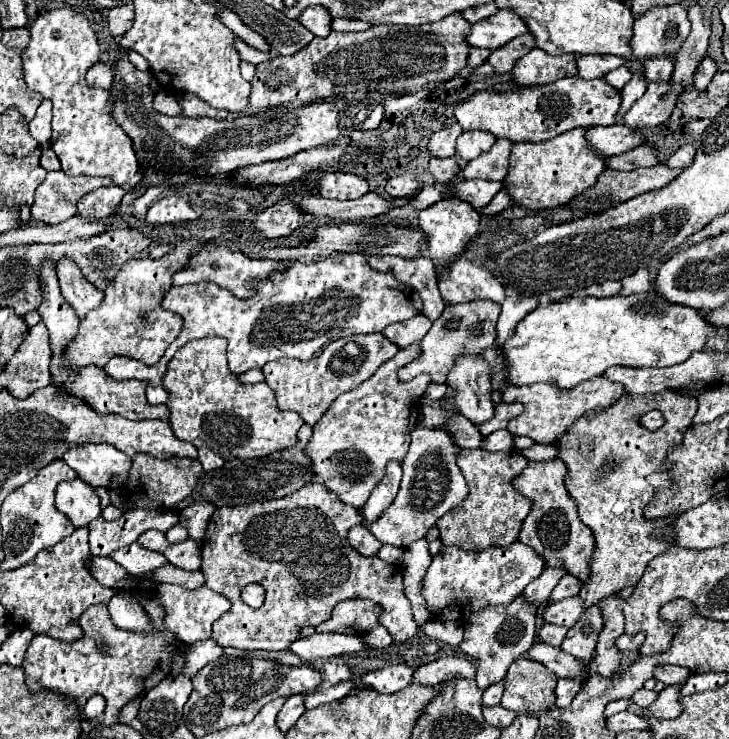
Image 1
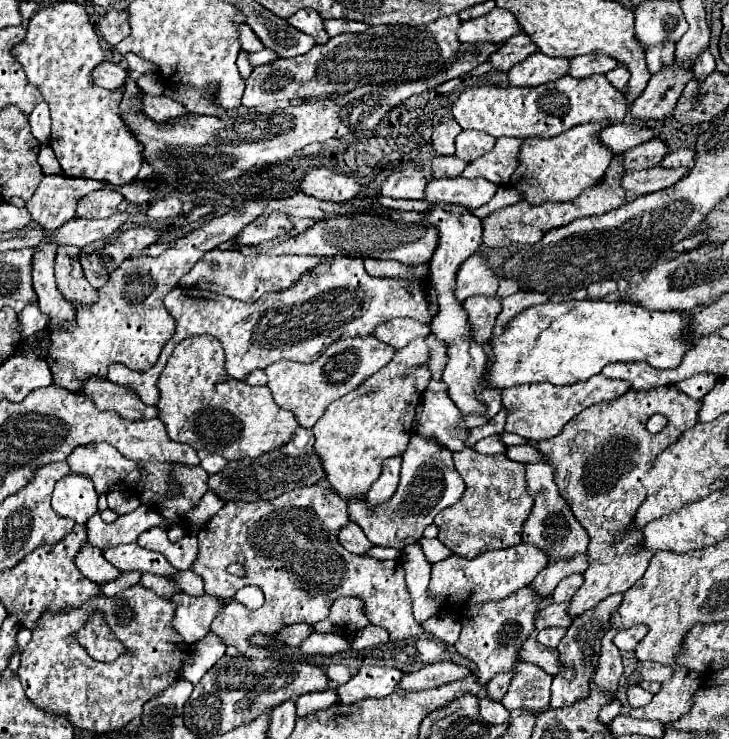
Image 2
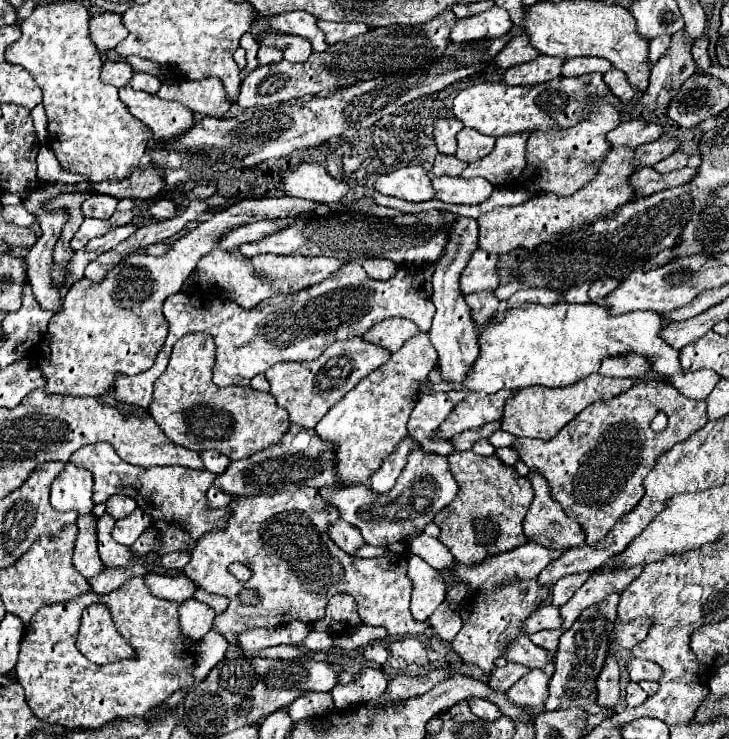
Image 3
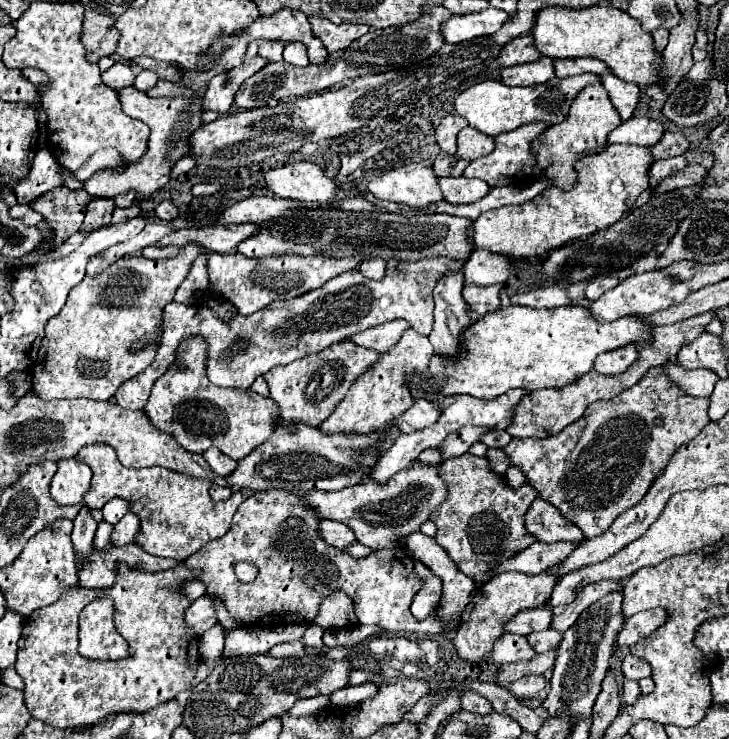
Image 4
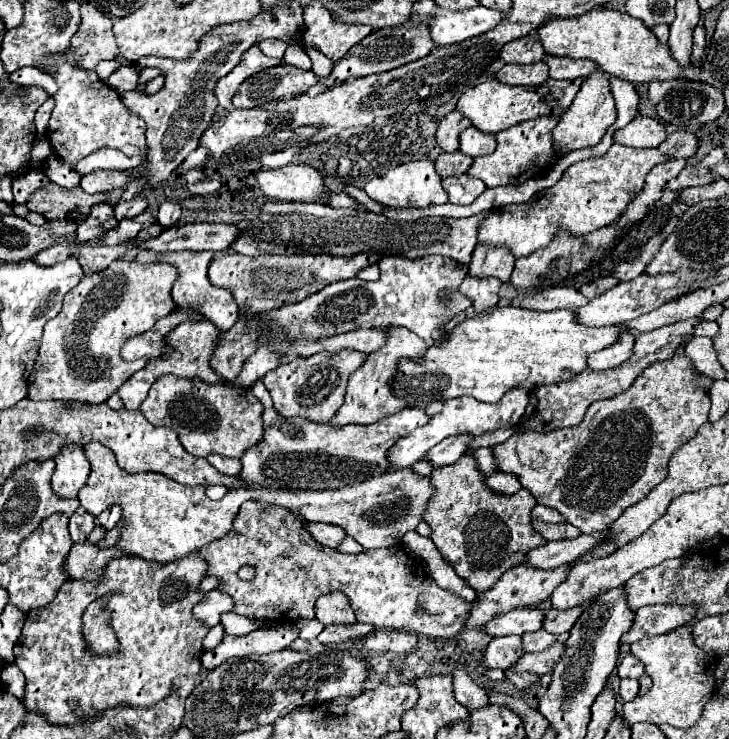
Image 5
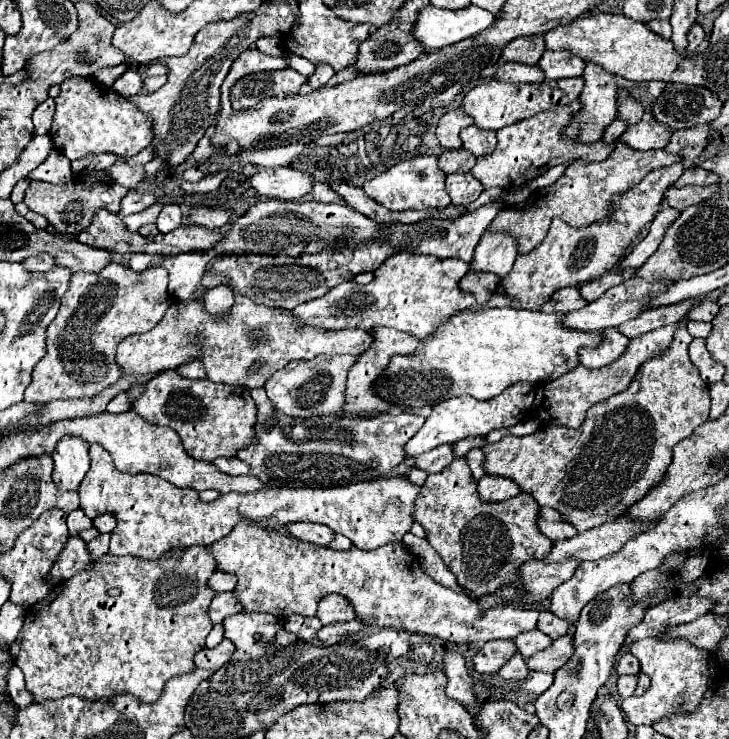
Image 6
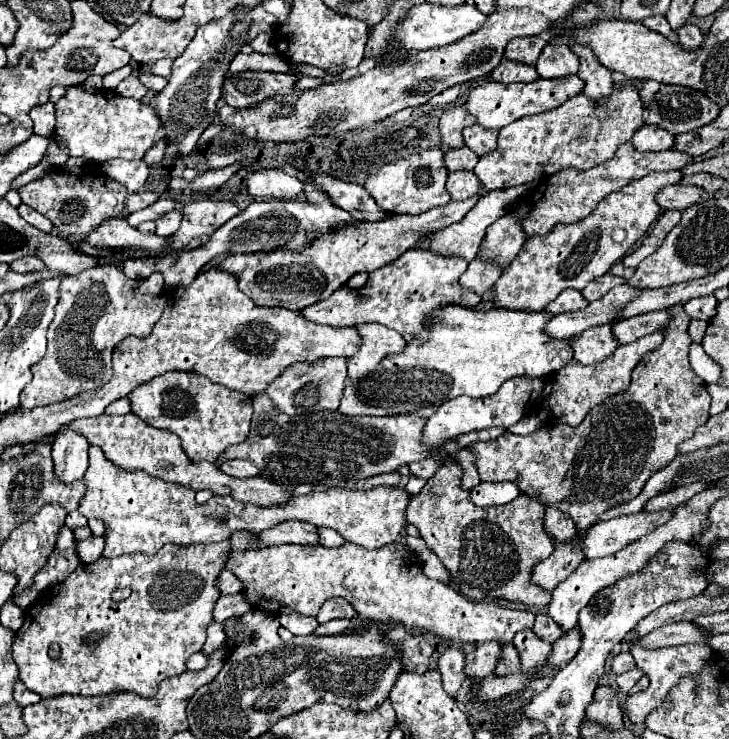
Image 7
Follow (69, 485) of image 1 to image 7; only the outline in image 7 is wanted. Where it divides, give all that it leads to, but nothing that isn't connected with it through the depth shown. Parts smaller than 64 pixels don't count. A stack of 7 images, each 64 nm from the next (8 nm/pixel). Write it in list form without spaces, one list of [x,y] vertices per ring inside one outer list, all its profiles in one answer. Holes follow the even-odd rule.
[[[64,428],[56,434],[52,444],[52,460],[54,460],[54,472],[64,482],[74,482],[84,476],[88,468],[88,440],[72,430]]]

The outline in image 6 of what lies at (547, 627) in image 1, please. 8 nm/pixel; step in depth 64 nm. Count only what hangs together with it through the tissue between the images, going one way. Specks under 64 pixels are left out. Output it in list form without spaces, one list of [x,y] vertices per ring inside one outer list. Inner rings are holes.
[[[532,630],[532,632],[522,632],[520,636],[514,638],[514,644],[518,648],[518,652],[526,658],[530,658],[536,652],[542,652],[544,648],[548,648],[552,644],[552,638],[542,634],[540,630]]]

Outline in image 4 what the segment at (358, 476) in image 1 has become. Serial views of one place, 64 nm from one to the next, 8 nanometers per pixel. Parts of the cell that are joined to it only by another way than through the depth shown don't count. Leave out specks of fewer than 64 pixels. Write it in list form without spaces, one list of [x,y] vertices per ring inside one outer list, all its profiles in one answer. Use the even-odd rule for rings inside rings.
[[[414,330],[404,332],[404,336],[396,342],[396,346],[392,346],[390,352],[380,354],[380,360],[376,362],[376,366],[368,368],[368,372],[362,372],[352,382],[352,388],[348,390],[346,398],[336,406],[332,416],[324,424],[320,424],[320,430],[326,434],[350,432],[350,430],[368,434],[372,430],[386,430],[388,432],[386,440],[380,444],[380,454],[384,454],[392,446],[392,442],[400,436],[398,428],[386,428],[386,426],[390,424],[390,420],[394,420],[396,416],[400,416],[404,410],[408,410],[414,404],[410,390],[406,386],[406,376],[408,372],[410,374],[424,372],[432,354],[434,354],[434,348],[426,336],[420,336]]]

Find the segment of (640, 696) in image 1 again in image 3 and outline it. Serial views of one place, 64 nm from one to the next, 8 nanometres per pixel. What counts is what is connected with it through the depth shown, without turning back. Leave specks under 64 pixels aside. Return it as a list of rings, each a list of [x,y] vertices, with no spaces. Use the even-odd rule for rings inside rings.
[[[630,682],[626,686],[626,704],[628,706],[636,706],[636,704],[642,704],[646,700],[646,692],[636,684],[636,682]]]

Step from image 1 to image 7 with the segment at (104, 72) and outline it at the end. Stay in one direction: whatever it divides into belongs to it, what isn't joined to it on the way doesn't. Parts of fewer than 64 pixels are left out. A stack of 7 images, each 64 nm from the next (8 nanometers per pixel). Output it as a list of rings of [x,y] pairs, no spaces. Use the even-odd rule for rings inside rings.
[[[132,74],[132,76],[128,76],[126,80],[122,80],[122,82],[118,84],[116,92],[118,92],[120,96],[132,96],[132,98],[136,98],[136,100],[144,100],[146,94],[148,94],[148,88],[146,88],[144,84],[140,84],[140,80],[136,78],[136,74]]]

